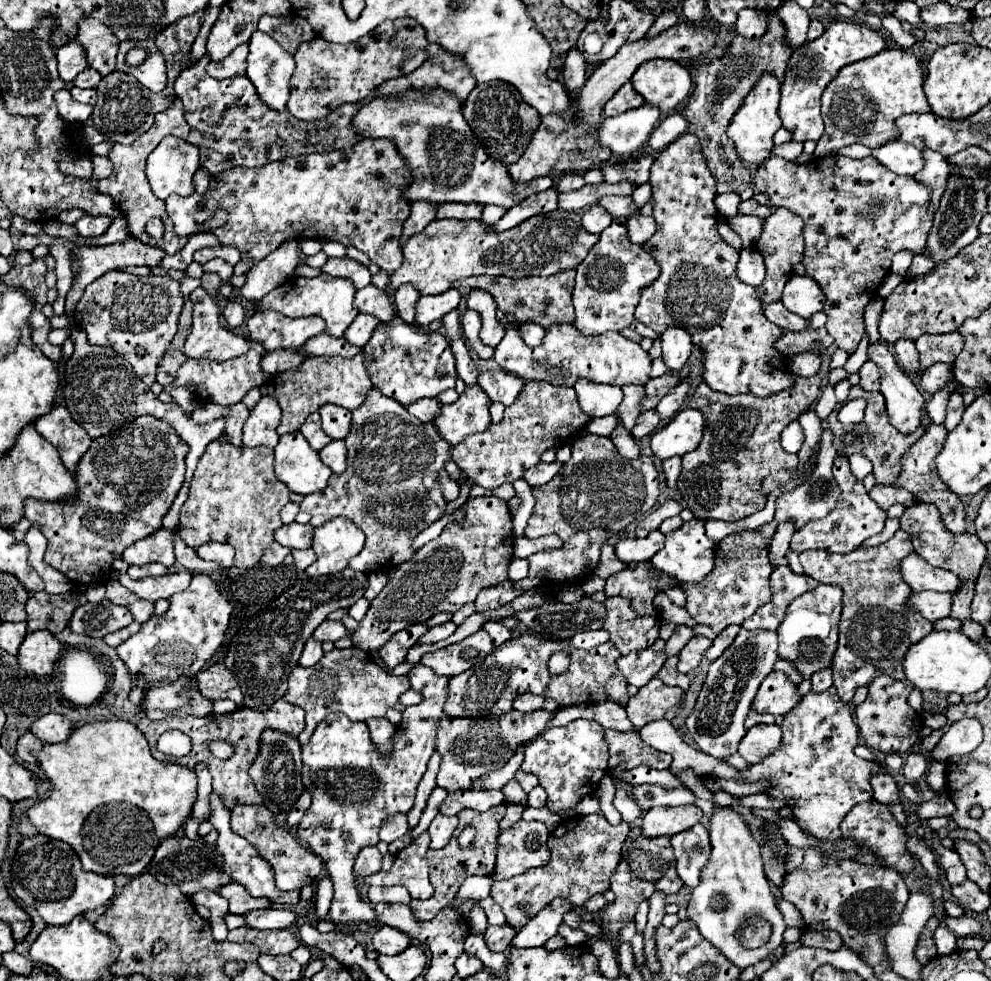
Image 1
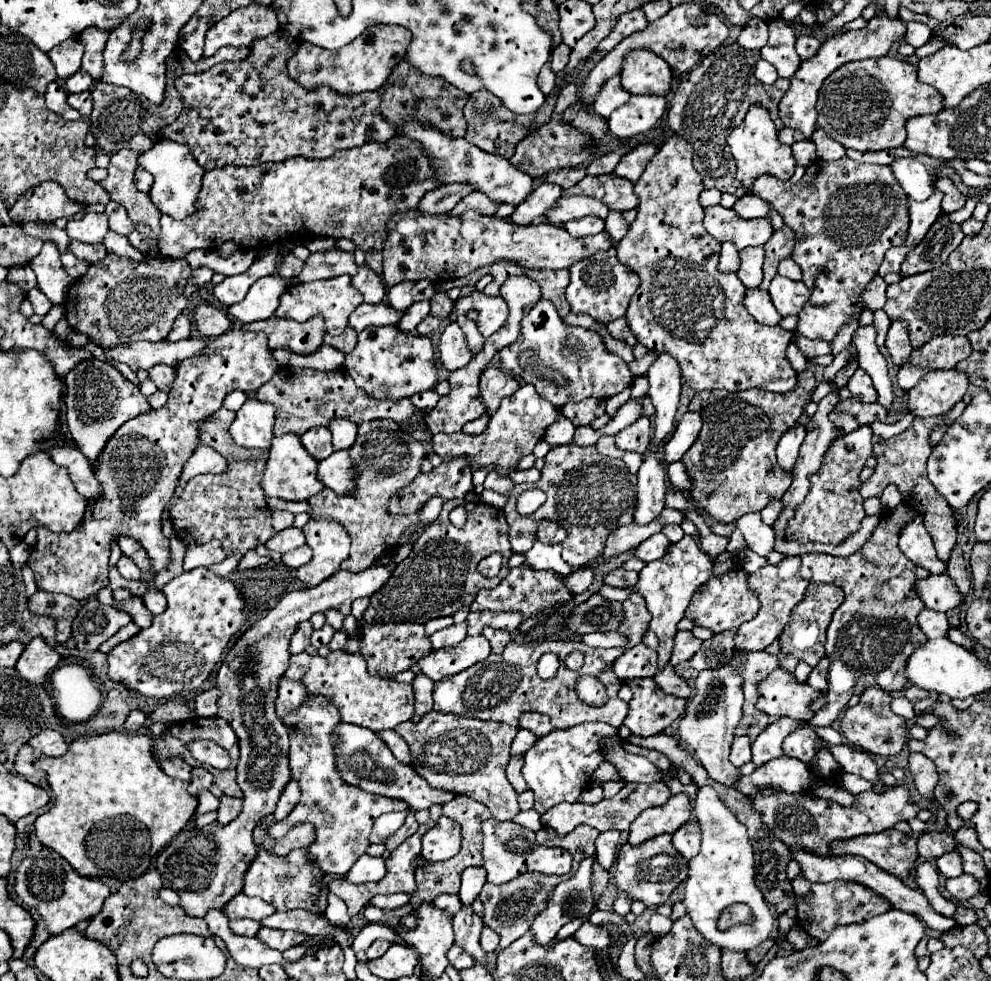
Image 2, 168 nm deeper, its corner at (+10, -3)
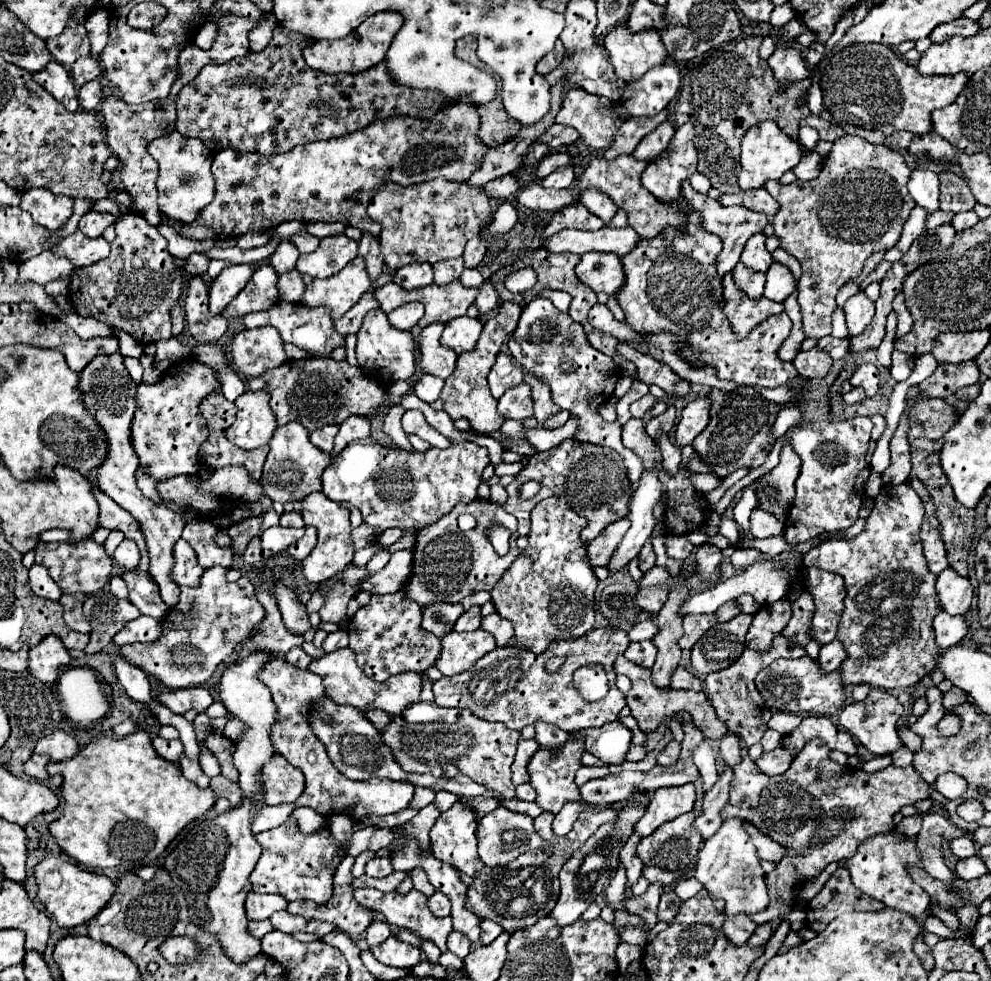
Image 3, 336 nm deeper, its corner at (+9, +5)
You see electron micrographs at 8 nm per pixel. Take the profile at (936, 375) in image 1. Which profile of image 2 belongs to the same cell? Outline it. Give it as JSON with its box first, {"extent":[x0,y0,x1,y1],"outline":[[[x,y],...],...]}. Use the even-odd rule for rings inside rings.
{"extent":[908,371,968,417],"outline":[[[930,371],[908,391],[908,413],[916,417],[944,415],[964,397],[968,387],[964,371]]]}

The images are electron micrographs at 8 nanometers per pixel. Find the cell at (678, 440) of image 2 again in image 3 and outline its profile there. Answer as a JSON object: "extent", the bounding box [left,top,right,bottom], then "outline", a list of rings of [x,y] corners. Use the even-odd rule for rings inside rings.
{"extent":[675,397,711,447],"outline":[[[697,397],[695,401],[691,401],[681,411],[681,419],[679,419],[677,431],[675,431],[677,447],[691,445],[693,439],[707,427],[707,421],[709,421],[709,405],[711,405],[709,397]]]}

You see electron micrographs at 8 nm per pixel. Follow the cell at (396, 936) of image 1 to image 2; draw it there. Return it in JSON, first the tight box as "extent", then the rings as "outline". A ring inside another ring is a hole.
{"extent":[366,939,390,959],"outline":[[[378,939],[378,941],[374,941],[372,945],[370,945],[370,949],[366,951],[366,955],[368,955],[368,959],[376,959],[376,957],[380,957],[382,953],[386,953],[386,949],[390,947],[390,943],[388,941],[384,941],[384,939]]]}

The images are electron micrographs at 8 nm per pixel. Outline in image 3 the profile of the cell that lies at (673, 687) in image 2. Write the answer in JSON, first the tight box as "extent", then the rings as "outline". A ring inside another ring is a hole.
{"extent":[671,667,701,691],"outline":[[[677,667],[675,675],[671,675],[671,687],[673,689],[695,689],[695,691],[701,691],[701,681],[693,673],[685,671],[683,667]]]}

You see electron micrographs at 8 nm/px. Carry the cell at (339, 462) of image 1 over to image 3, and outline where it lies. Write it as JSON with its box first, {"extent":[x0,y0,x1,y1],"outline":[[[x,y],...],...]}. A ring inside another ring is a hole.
{"extent":[323,437,487,531],"outline":[[[367,437],[363,441],[349,443],[339,455],[331,459],[331,465],[327,467],[327,471],[323,471],[323,493],[337,503],[349,501],[363,513],[365,523],[379,527],[381,531],[389,527],[423,529],[425,525],[435,523],[435,519],[439,519],[441,515],[449,513],[457,503],[469,503],[477,497],[477,485],[481,483],[481,473],[487,467],[487,463],[487,449],[469,441],[453,443],[447,449],[433,447],[425,453],[411,453],[395,447],[381,447],[371,437]]]}

